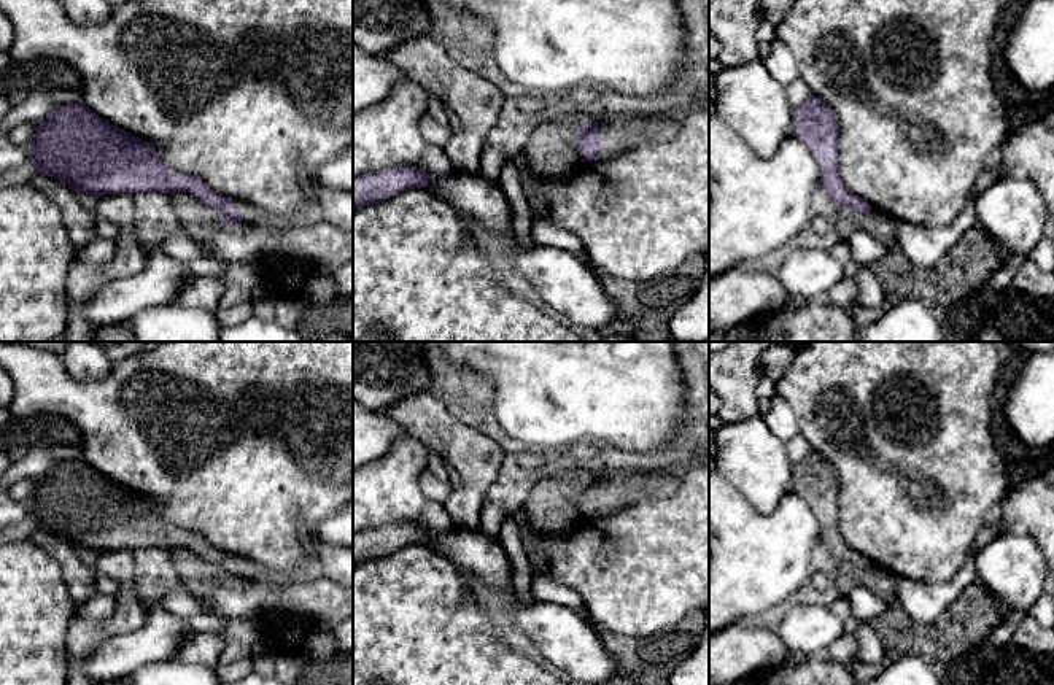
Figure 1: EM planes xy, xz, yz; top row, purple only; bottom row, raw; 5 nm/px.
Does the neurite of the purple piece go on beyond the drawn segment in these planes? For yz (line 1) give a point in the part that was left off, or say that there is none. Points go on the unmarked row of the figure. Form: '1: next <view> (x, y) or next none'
1: next none

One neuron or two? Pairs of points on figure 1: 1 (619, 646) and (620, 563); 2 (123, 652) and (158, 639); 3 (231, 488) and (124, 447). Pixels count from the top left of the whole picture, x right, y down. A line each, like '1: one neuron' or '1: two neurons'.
1: two neurons
2: one neuron
3: one neuron

